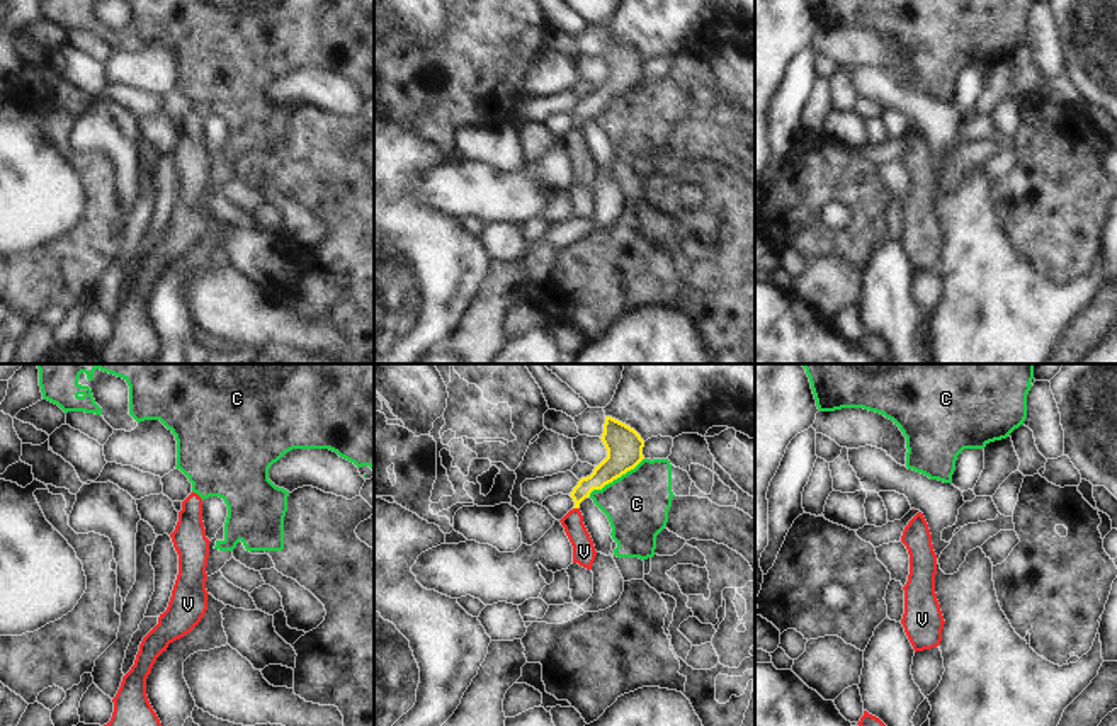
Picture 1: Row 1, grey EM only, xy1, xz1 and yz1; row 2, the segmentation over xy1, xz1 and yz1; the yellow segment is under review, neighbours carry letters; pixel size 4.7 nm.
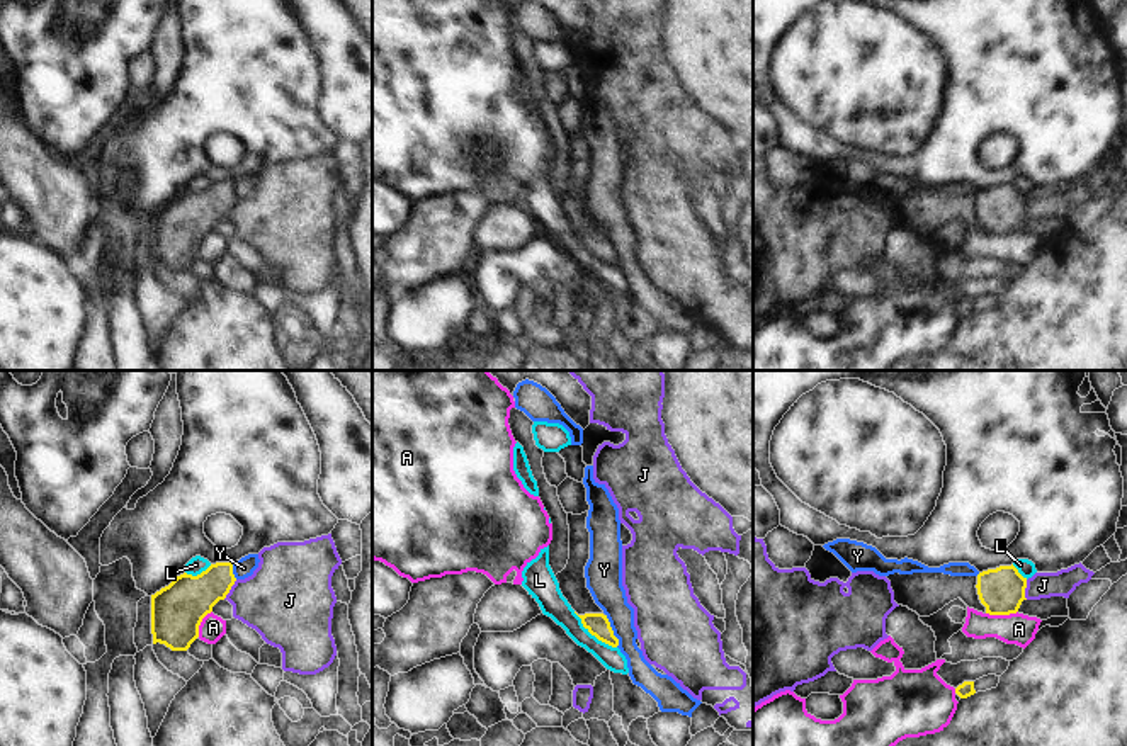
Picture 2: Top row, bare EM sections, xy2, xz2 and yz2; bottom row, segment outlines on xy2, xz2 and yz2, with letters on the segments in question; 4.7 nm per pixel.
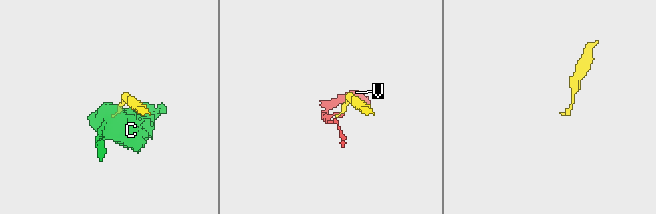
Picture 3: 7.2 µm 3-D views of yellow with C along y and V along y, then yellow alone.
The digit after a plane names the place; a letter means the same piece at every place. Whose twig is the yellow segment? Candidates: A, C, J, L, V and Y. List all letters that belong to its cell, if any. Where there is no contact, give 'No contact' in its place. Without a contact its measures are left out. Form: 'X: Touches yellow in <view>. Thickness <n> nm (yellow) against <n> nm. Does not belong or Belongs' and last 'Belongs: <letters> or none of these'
A: Touches yellow in yz2. Thickness 220 nm (yellow) against 150 nm. Does not belong
C: Touches yellow in xz1. Thickness 180 nm (yellow) against 300 nm. Does not belong
J: Touches yellow in xy2. Thickness 240 nm (yellow) against 380 nm. Does not belong
L: Touches yellow in xz2. Thickness 110 nm (yellow) against 120 nm. Does not belong
V: Touches yellow in xz1. Thickness 110 nm (yellow) against 110 nm. Belongs
Y: Touches yellow in xz2. Thickness 110 nm (yellow) against 170 nm. Does not belong
Belongs: V.

